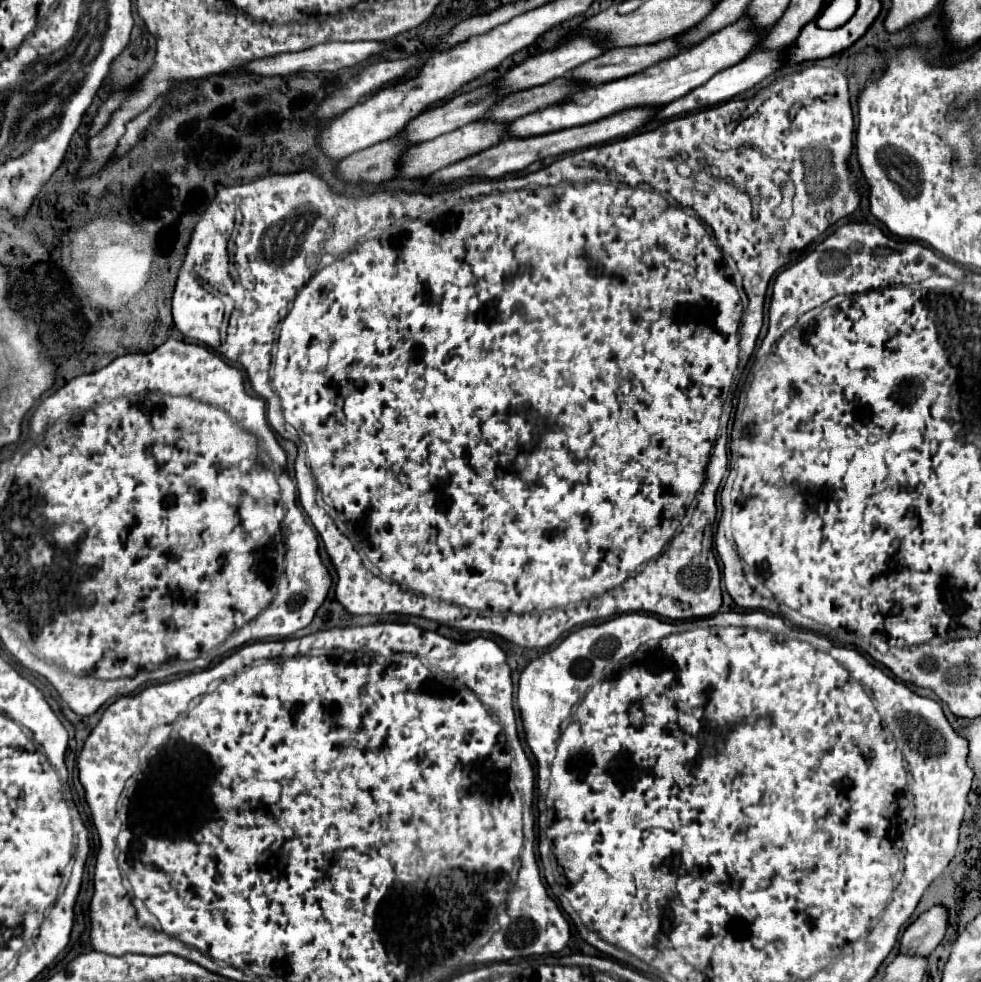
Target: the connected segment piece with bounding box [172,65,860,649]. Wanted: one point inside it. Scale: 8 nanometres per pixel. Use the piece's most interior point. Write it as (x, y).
(492, 413)

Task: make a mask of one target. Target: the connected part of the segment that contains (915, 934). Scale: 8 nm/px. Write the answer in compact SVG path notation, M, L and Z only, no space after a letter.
M942 905L930 907L922 913L902 935L900 953L908 955L930 955L948 929L948 911Z

